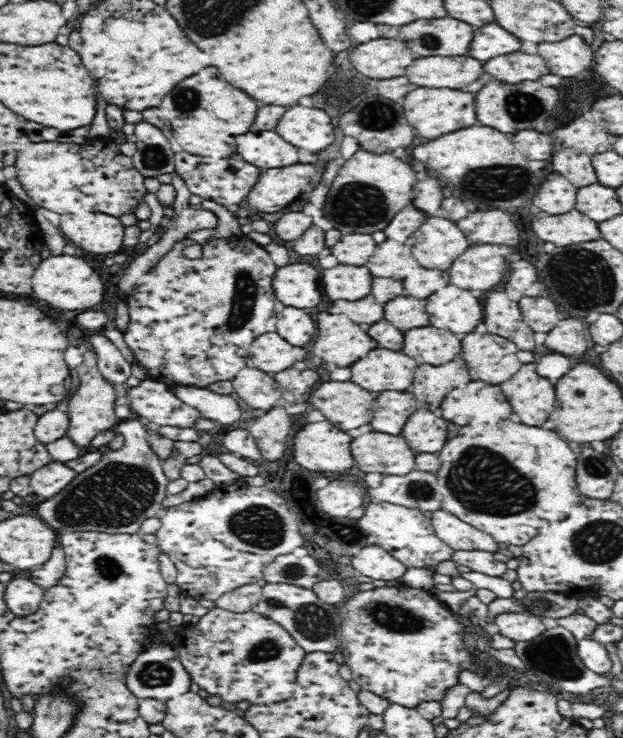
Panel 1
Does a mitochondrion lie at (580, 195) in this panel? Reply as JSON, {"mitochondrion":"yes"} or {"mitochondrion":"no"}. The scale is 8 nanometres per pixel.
{"mitochondrion":"no"}

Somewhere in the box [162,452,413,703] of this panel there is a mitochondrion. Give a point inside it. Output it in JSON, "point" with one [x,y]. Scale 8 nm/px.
{"point":[257,525]}

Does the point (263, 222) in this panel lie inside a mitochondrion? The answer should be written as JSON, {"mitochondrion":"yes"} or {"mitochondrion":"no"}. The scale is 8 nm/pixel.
{"mitochondrion":"no"}

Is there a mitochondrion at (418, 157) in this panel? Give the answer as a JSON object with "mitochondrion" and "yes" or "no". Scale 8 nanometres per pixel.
{"mitochondrion":"no"}

